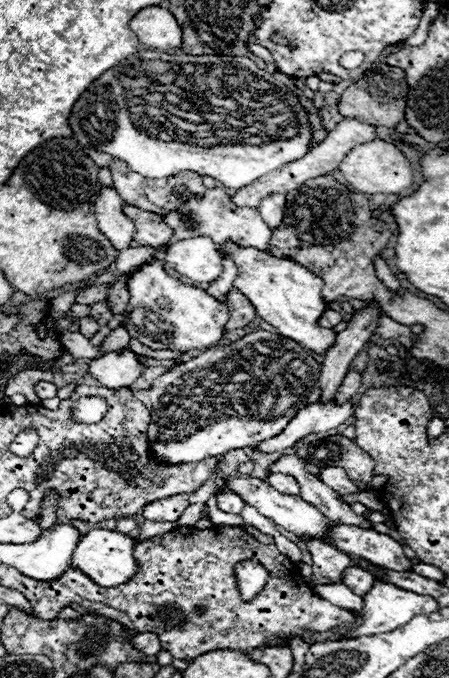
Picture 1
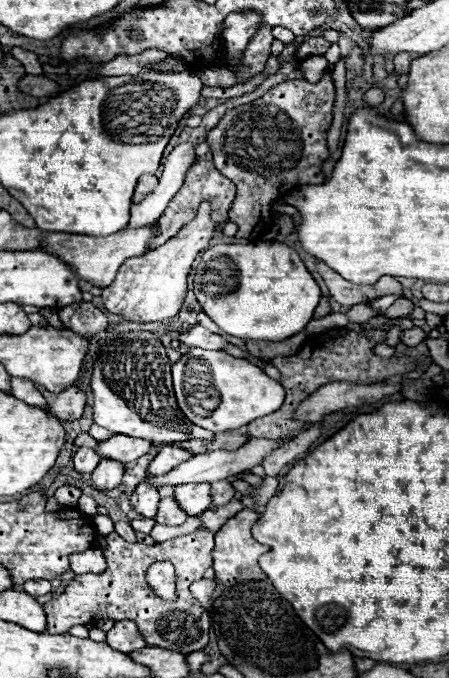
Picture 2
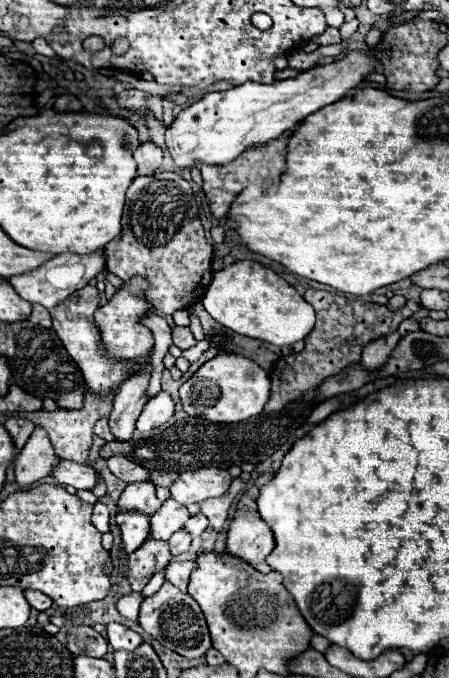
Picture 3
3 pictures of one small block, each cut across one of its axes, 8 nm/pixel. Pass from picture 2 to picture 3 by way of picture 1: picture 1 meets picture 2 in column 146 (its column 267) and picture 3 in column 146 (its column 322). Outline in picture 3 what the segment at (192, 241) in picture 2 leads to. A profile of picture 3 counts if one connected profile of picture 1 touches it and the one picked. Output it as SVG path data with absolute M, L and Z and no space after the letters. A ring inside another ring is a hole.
M136 276L130 282L126 282L124 288L118 290L106 306L102 306L94 312L94 320L98 324L100 338L102 338L102 348L104 348L108 358L126 358L126 360L130 360L130 358L146 356L152 350L152 346L154 346L152 332L138 322L138 318L142 314L148 314L148 312L154 310L144 298L144 288L146 286L148 286L148 282L142 280L140 276Z

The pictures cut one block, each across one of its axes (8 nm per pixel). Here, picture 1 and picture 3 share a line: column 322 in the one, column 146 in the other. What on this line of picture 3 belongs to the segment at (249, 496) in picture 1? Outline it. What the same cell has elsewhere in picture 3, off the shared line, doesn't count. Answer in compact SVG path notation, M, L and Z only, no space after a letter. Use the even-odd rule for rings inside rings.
M120 512L116 516L116 524L120 528L122 544L124 544L126 554L132 554L134 550L140 548L142 542L148 540L150 516L140 514L140 512Z

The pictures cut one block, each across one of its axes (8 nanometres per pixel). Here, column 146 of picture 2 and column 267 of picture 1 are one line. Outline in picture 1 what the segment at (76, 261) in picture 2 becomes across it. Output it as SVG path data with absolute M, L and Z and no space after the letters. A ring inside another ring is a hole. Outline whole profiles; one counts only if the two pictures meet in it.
M208 188L202 198L190 196L184 204L180 204L176 210L168 212L162 218L174 230L174 240L184 240L184 238L192 238L192 236L210 236L218 244L220 252L222 252L222 244L226 240L232 240L242 246L268 250L268 242L272 236L272 230L266 226L266 222L262 220L260 212L256 208L236 206L232 202L230 194L226 194L222 188Z

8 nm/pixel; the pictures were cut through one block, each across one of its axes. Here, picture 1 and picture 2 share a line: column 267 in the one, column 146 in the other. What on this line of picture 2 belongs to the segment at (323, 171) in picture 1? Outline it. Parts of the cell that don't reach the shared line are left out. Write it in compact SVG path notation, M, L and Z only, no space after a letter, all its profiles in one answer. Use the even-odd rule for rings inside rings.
M150 174L142 176L142 178L138 180L136 192L134 192L134 196L132 196L132 202L134 202L134 204L142 202L142 200L156 188L156 184L158 184L158 178L156 178L156 176L150 176Z

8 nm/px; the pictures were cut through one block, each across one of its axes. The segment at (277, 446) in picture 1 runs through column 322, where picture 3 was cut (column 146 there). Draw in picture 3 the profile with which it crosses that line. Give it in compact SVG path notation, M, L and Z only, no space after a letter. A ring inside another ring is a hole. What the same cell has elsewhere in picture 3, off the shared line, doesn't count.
M160 390L144 406L144 410L142 410L142 414L136 422L136 430L138 432L148 432L152 428L158 428L158 426L166 424L172 416L174 416L174 400L168 392Z

